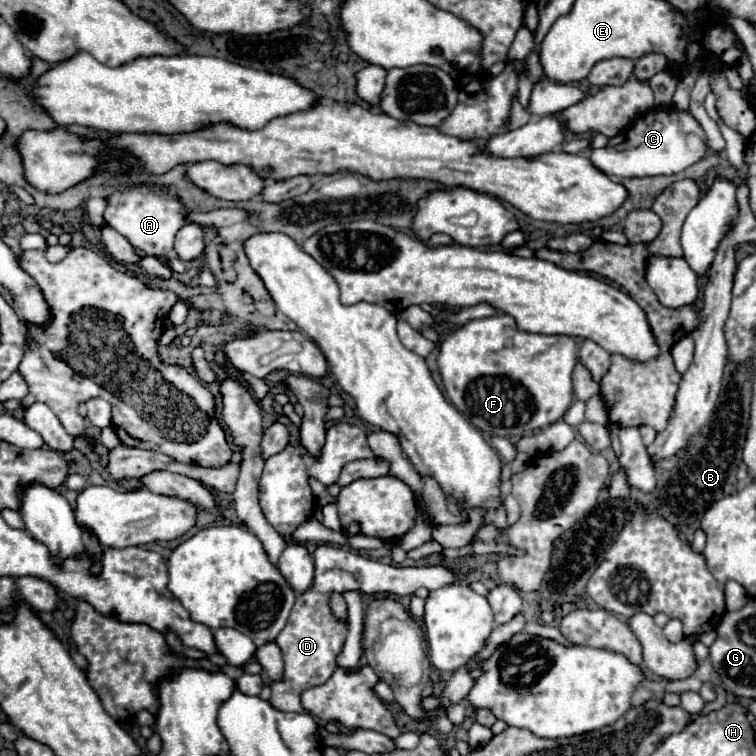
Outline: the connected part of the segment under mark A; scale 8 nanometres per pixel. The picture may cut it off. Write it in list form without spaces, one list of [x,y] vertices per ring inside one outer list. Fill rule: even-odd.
[[[129,190],[129,192],[115,192],[109,196],[109,206],[105,210],[107,226],[115,228],[123,234],[137,250],[149,256],[165,258],[173,250],[173,238],[179,228],[185,224],[187,208],[169,192],[153,194],[149,190]]]

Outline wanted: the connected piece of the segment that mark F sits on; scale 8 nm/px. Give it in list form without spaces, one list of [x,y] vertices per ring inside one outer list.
[[[507,314],[471,320],[439,344],[437,366],[447,398],[473,426],[491,436],[519,438],[557,422],[573,402],[571,372],[577,344],[571,336],[521,332]]]

